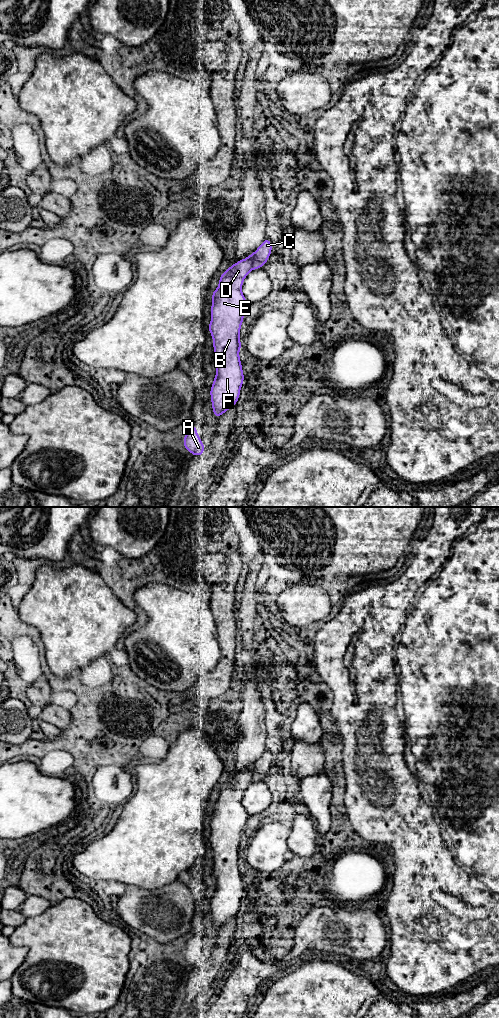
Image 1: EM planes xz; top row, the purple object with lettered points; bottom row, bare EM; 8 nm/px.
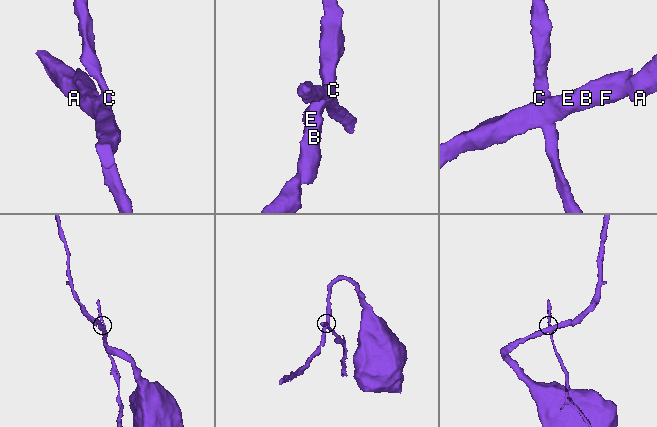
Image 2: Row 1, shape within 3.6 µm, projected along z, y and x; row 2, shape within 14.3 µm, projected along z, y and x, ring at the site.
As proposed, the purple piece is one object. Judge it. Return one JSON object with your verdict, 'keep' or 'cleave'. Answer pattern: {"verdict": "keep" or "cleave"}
{"verdict": "cleave"}

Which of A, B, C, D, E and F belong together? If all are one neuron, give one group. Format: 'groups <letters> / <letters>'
groups A B D E F / C

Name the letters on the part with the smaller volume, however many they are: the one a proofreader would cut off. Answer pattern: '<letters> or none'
C

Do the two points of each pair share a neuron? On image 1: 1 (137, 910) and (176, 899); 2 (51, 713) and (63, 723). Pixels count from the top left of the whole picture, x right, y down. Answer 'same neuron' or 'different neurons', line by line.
1: same neuron
2: same neuron

